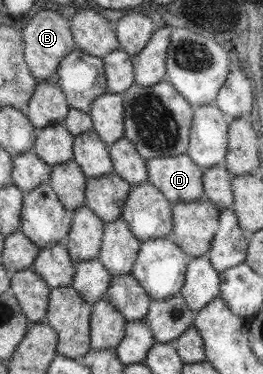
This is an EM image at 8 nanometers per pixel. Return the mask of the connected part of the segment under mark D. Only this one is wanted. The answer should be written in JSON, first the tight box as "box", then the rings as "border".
{"box":[144,154,202,204],"border":[[[187,154],[173,157],[157,157],[144,160],[148,183],[156,187],[171,204],[185,203],[202,199],[202,172]]]}

